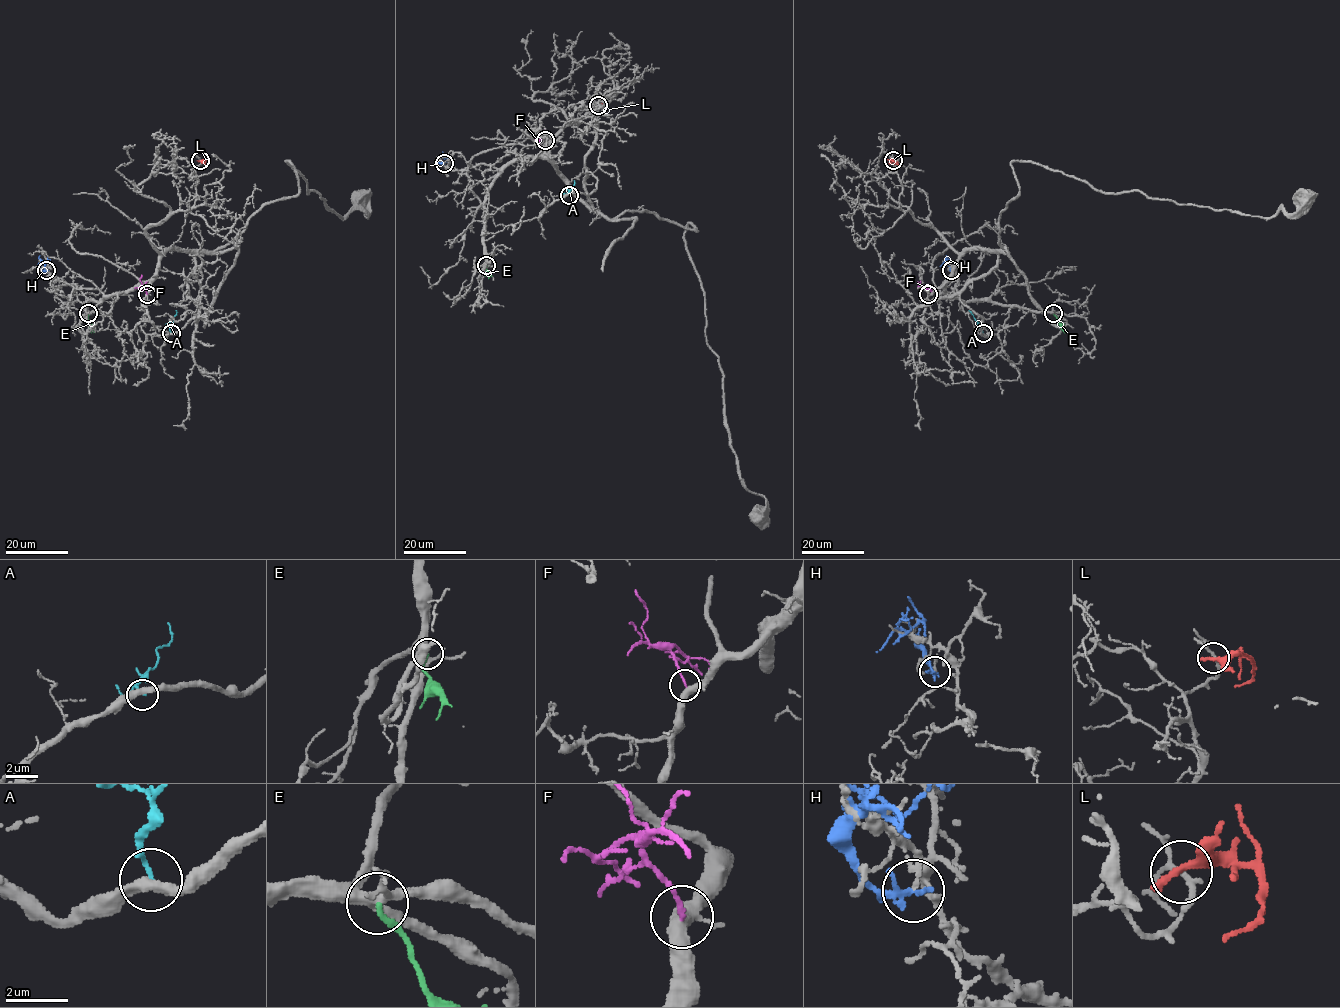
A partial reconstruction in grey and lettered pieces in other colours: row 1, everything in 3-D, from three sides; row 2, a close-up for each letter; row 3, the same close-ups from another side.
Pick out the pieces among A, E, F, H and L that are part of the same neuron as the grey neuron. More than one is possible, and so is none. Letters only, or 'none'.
F

